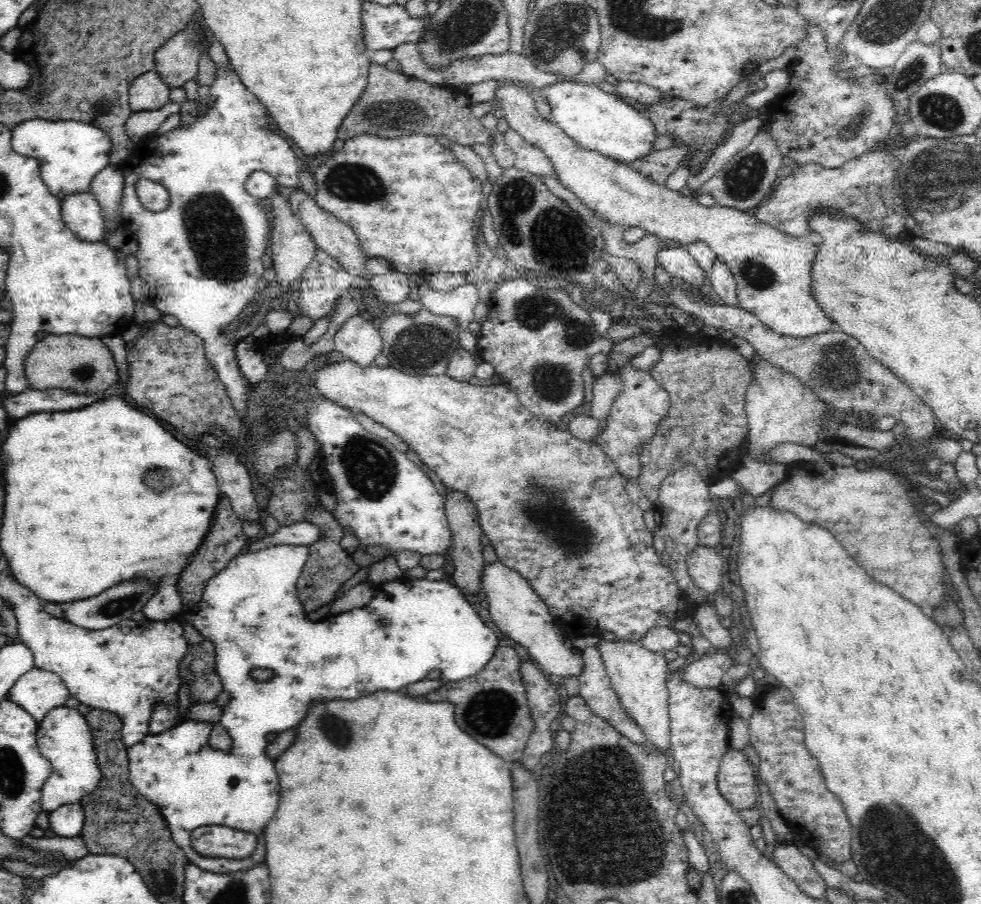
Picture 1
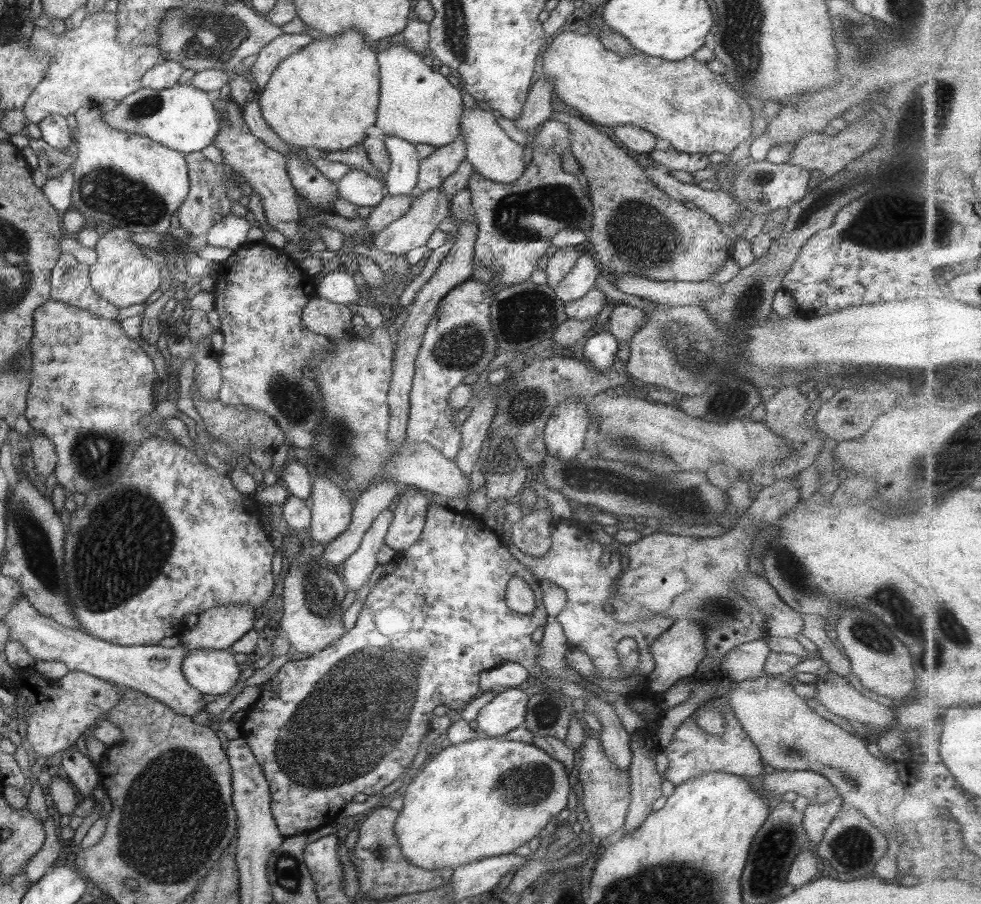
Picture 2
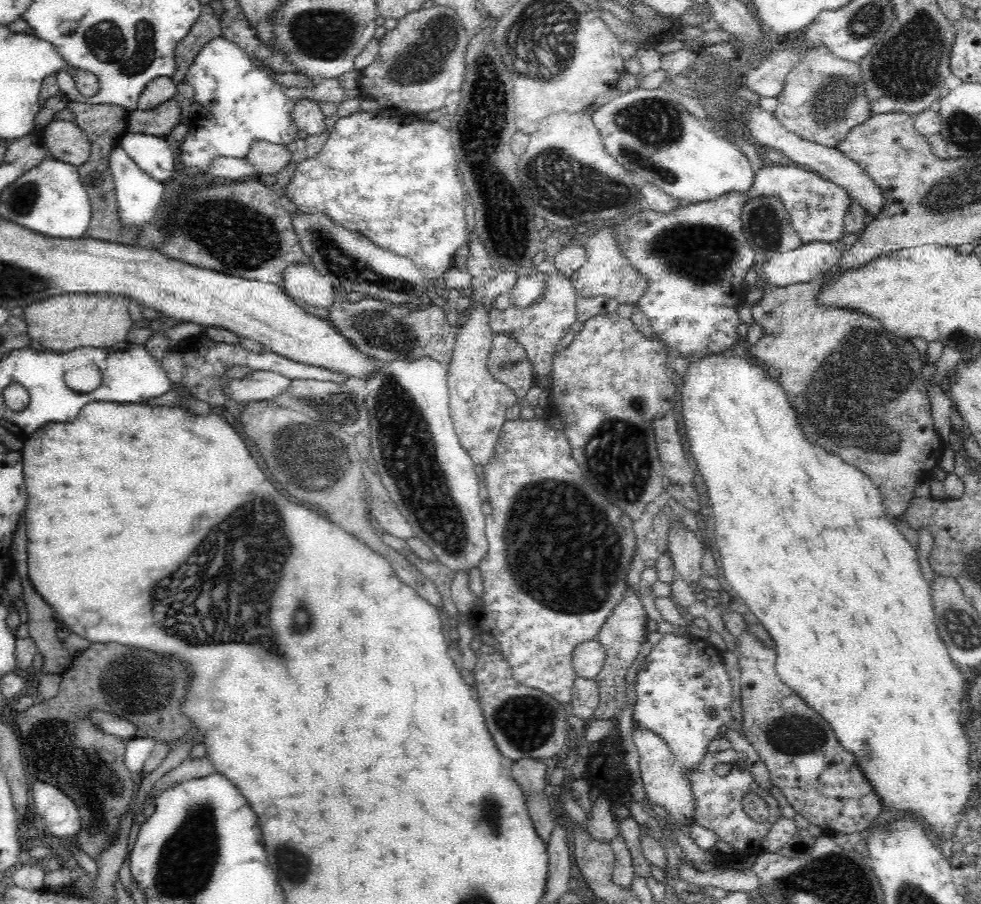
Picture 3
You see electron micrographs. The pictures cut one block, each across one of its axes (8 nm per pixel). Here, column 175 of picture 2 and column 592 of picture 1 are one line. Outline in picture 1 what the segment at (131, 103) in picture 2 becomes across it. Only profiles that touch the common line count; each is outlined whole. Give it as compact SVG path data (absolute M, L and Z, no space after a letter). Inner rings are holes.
M560 80L539 88L540 94L545 98L547 105L553 114L554 122L558 128L574 143L584 150L598 152L606 158L631 163L639 156L643 157L650 150L654 142L654 125L640 116L628 103L615 93L608 93L598 89L596 84L584 83L582 81Z

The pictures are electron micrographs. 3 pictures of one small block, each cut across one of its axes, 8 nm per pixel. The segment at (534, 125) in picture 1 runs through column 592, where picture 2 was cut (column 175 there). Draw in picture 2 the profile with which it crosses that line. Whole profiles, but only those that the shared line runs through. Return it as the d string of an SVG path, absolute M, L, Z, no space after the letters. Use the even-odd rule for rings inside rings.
M81 107L74 112L78 130L78 139L75 141L77 154L70 164L73 182L71 189L72 206L77 212L83 214L83 218L101 220L109 226L119 226L127 232L155 232L155 234L167 234L169 218L179 205L185 200L188 193L188 172L184 161L184 154L175 152L170 148L153 142L150 138L129 134L122 130L115 130L100 120L99 107Z

